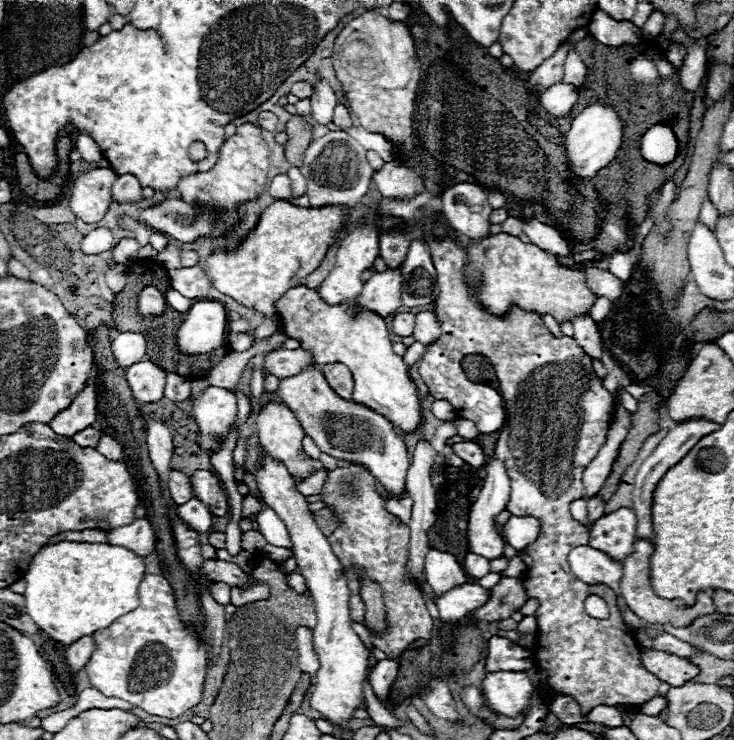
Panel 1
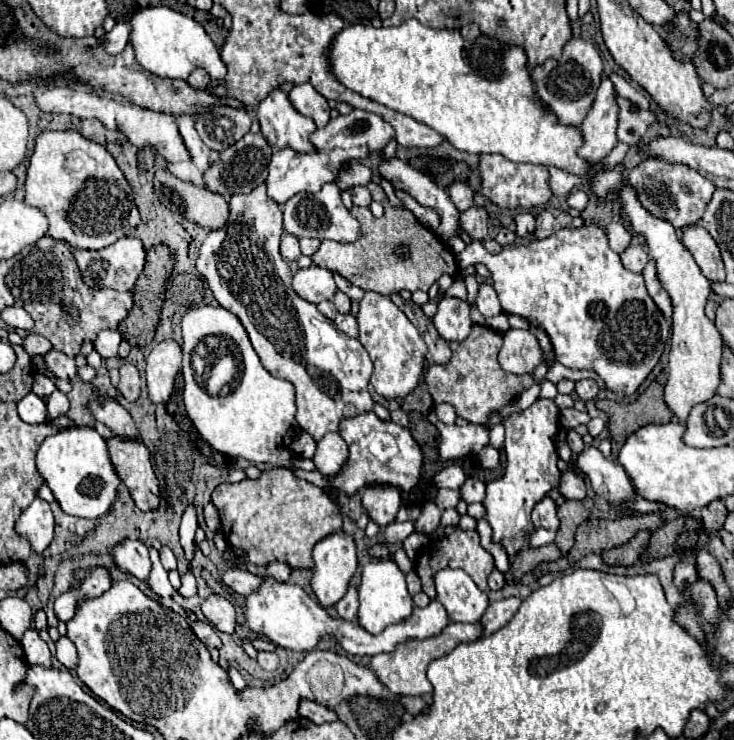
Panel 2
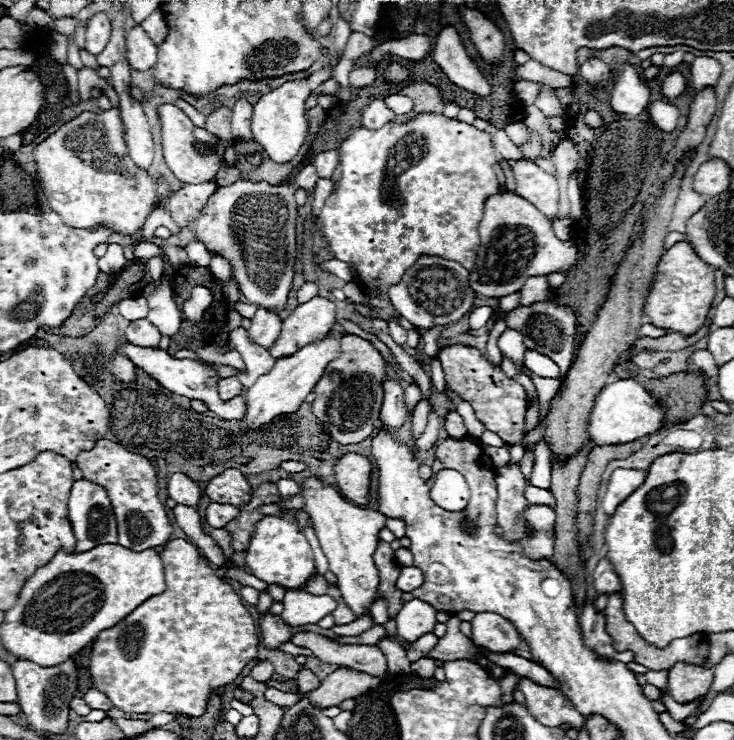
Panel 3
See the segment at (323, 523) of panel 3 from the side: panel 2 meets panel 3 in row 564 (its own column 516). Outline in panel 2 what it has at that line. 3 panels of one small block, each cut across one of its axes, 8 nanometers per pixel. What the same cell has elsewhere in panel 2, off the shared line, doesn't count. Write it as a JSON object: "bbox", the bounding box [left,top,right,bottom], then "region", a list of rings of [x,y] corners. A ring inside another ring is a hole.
{"bbox":[498,328,544,374],"region":[[[510,328],[504,332],[504,346],[498,360],[508,374],[532,374],[534,368],[544,362],[544,352],[532,332]]]}

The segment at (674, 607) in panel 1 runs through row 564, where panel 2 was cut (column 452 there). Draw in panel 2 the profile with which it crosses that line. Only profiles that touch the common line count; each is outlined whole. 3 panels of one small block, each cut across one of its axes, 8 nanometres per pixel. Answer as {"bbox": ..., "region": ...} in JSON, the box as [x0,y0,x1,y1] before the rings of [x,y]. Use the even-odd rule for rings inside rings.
{"bbox":[370,622,482,696],"region":[[[478,622],[474,624],[448,624],[438,636],[424,638],[424,640],[408,640],[404,644],[398,644],[394,652],[372,656],[370,668],[376,672],[378,680],[386,686],[392,694],[404,694],[404,696],[426,696],[432,694],[432,686],[426,678],[426,668],[432,660],[452,652],[462,642],[474,642],[482,636],[482,626]]]}

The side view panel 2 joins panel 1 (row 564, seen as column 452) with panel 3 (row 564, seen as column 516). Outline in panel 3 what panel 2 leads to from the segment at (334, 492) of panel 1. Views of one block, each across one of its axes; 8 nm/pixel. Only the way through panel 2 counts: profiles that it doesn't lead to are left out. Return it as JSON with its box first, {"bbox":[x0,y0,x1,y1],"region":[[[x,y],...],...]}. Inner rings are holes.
{"bbox":[373,542,402,616],"region":[[[380,542],[373,555],[373,560],[380,576],[380,586],[378,586],[378,596],[388,598],[388,614],[396,616],[398,610],[402,608],[402,590],[396,588],[396,578],[400,576],[400,566],[394,560],[394,550],[386,544]]]}

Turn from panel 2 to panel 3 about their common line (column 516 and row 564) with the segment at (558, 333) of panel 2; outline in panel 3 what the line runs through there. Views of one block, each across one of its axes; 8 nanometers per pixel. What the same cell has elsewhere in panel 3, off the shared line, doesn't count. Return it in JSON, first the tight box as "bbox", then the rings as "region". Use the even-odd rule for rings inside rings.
{"bbox":[246,492,316,590],"region":[[[302,492],[292,498],[280,496],[276,506],[282,510],[282,516],[264,516],[262,520],[256,522],[254,534],[246,548],[246,566],[248,566],[250,574],[254,574],[256,578],[260,578],[266,584],[278,584],[282,588],[300,590],[316,574],[312,548],[310,548],[306,536],[300,532],[300,526],[294,518],[296,512],[306,508],[304,496],[302,496]]]}

